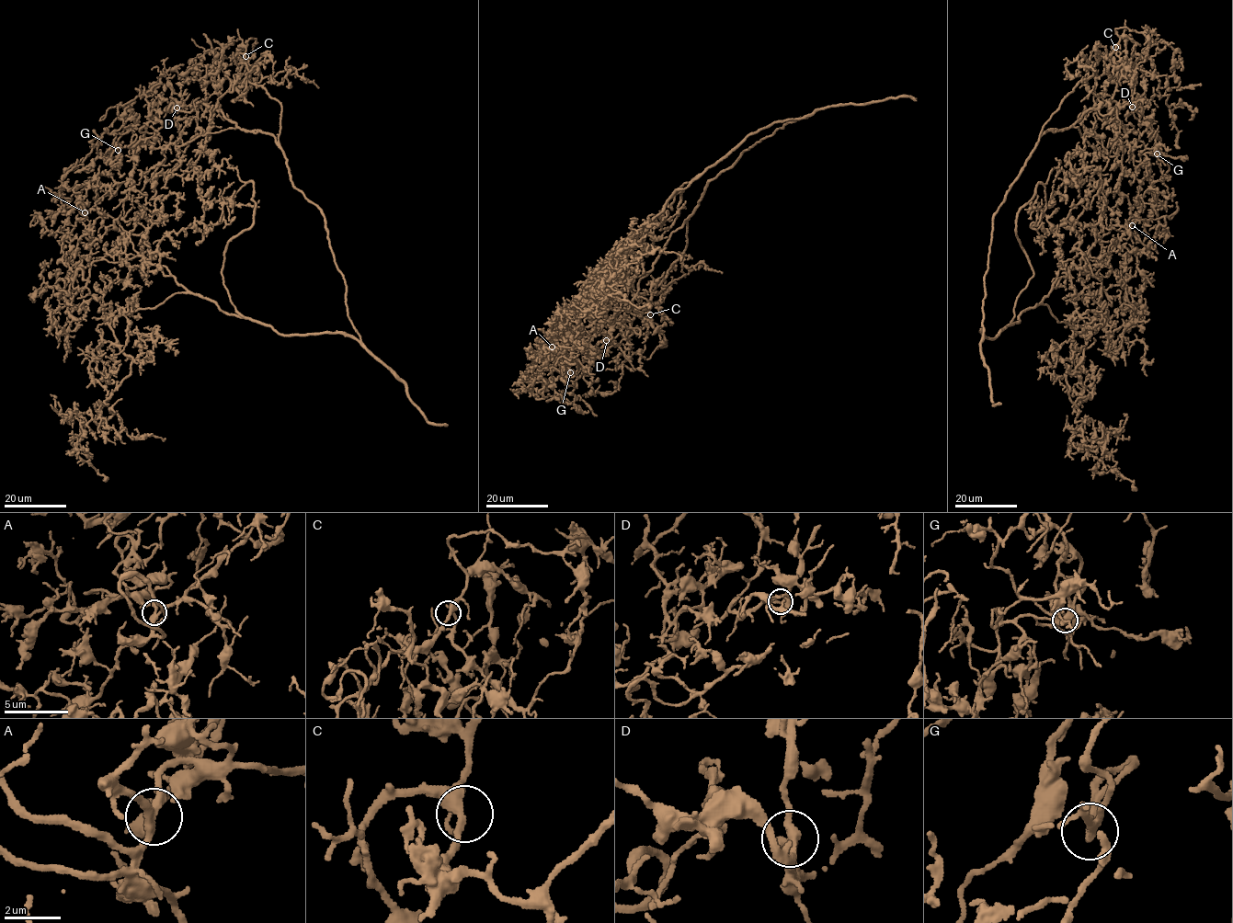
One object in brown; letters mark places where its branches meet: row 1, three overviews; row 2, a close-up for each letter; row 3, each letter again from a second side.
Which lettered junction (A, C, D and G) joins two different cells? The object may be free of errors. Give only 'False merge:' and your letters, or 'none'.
False merge: none

